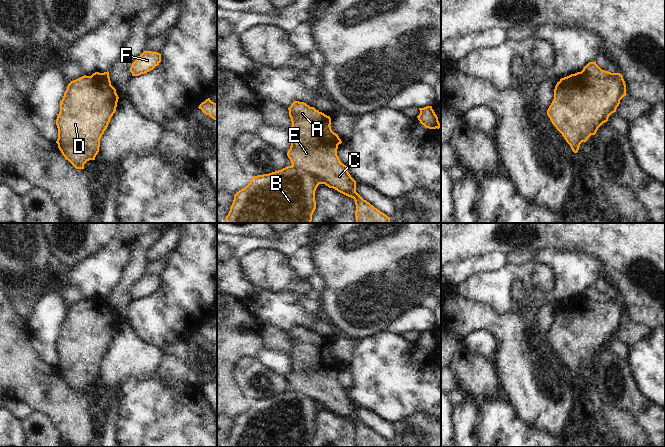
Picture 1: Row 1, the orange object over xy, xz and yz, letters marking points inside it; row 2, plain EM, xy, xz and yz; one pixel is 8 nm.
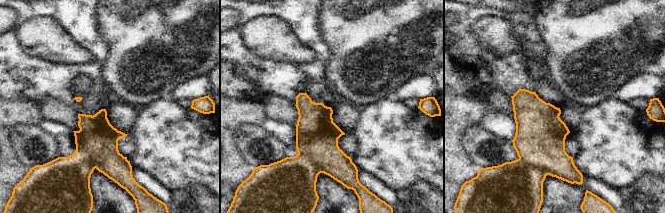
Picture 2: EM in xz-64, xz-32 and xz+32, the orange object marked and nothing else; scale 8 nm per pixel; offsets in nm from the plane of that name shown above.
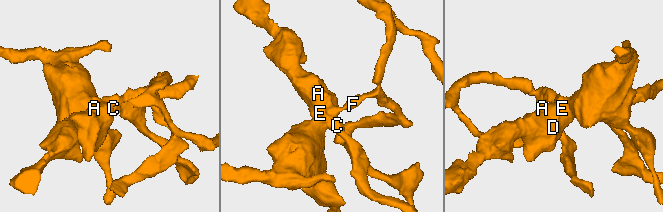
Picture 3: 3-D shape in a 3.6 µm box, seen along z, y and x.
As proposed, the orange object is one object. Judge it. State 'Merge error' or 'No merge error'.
Merge error.

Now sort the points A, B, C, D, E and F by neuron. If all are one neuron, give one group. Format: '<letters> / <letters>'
A C D E / B F

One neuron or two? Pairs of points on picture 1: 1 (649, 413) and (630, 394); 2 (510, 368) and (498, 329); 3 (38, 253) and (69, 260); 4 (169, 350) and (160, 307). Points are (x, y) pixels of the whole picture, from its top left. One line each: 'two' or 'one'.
1: one
2: one
3: two
4: two

